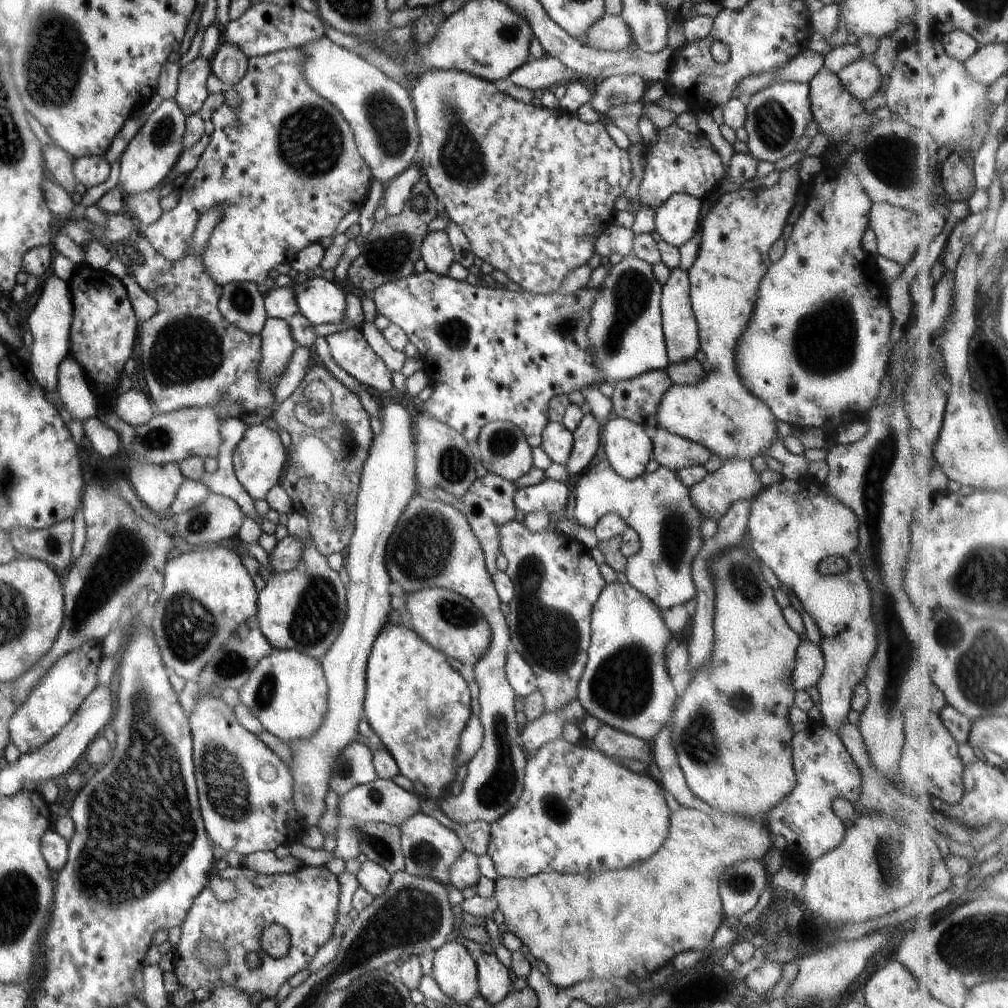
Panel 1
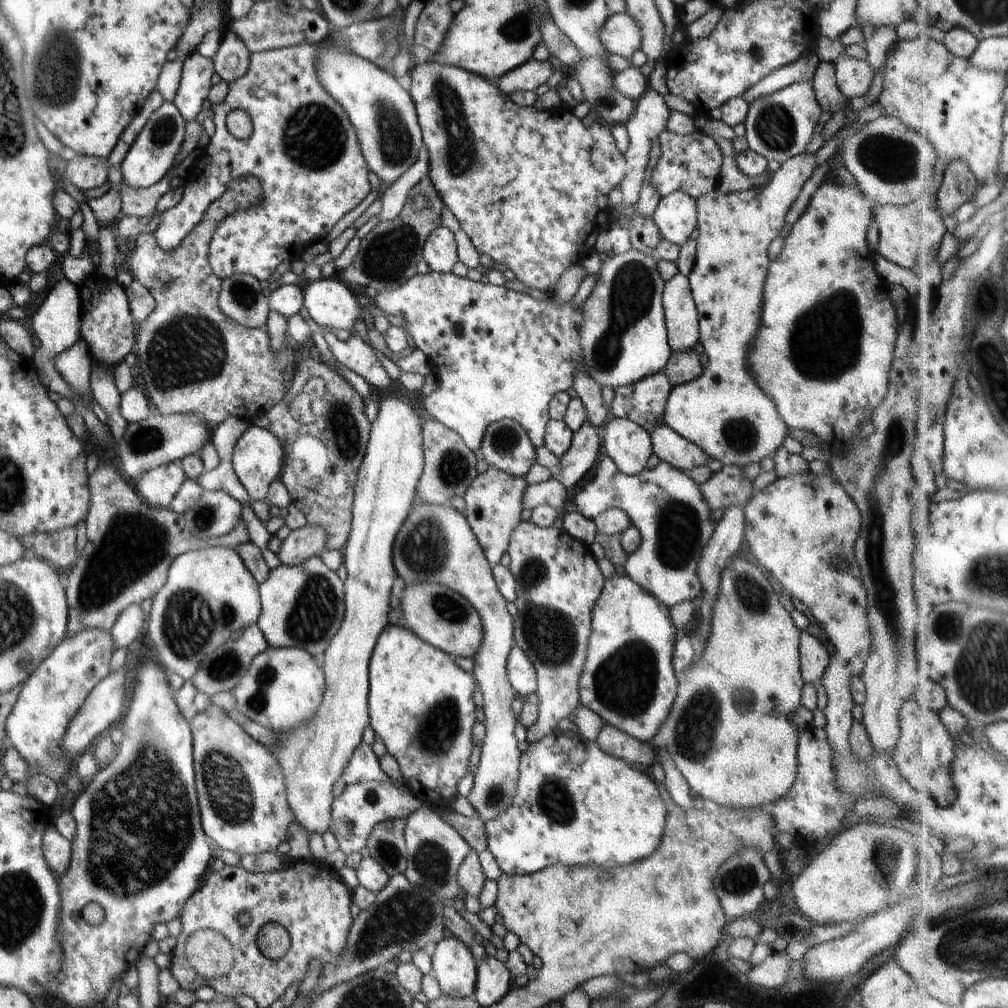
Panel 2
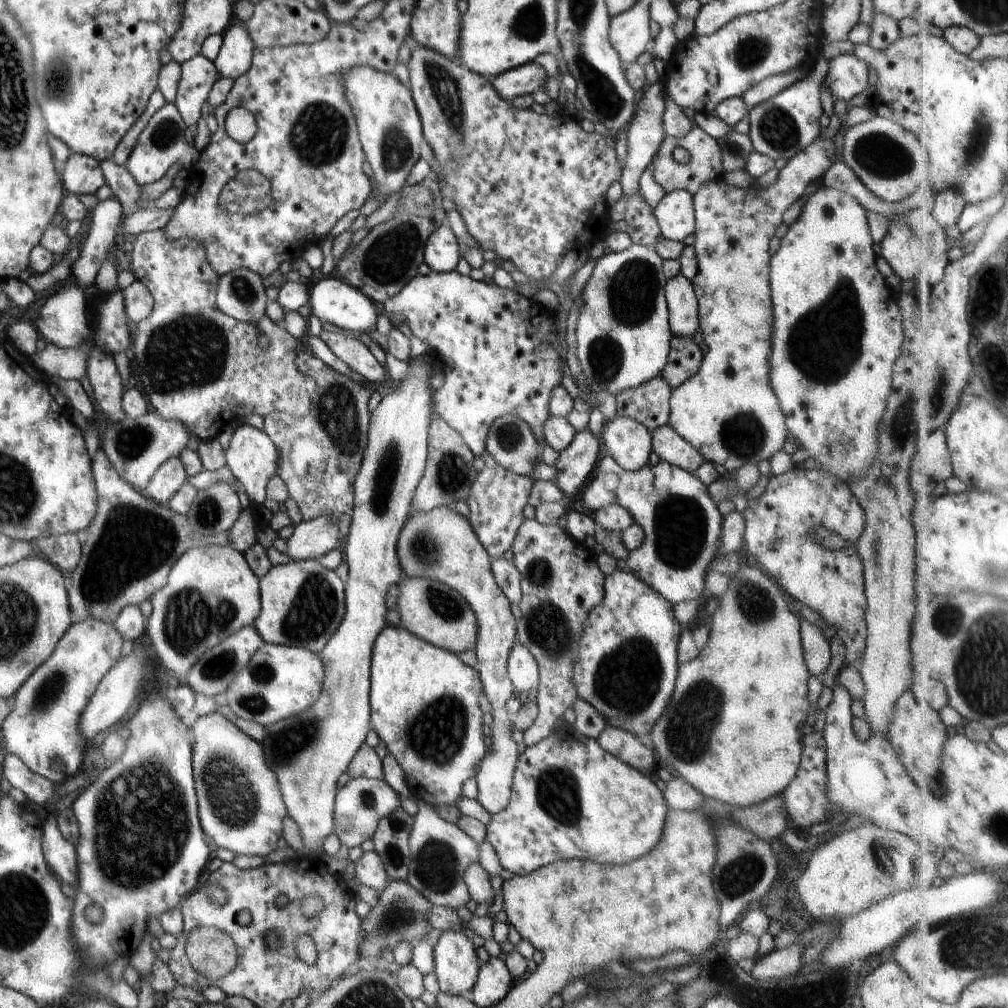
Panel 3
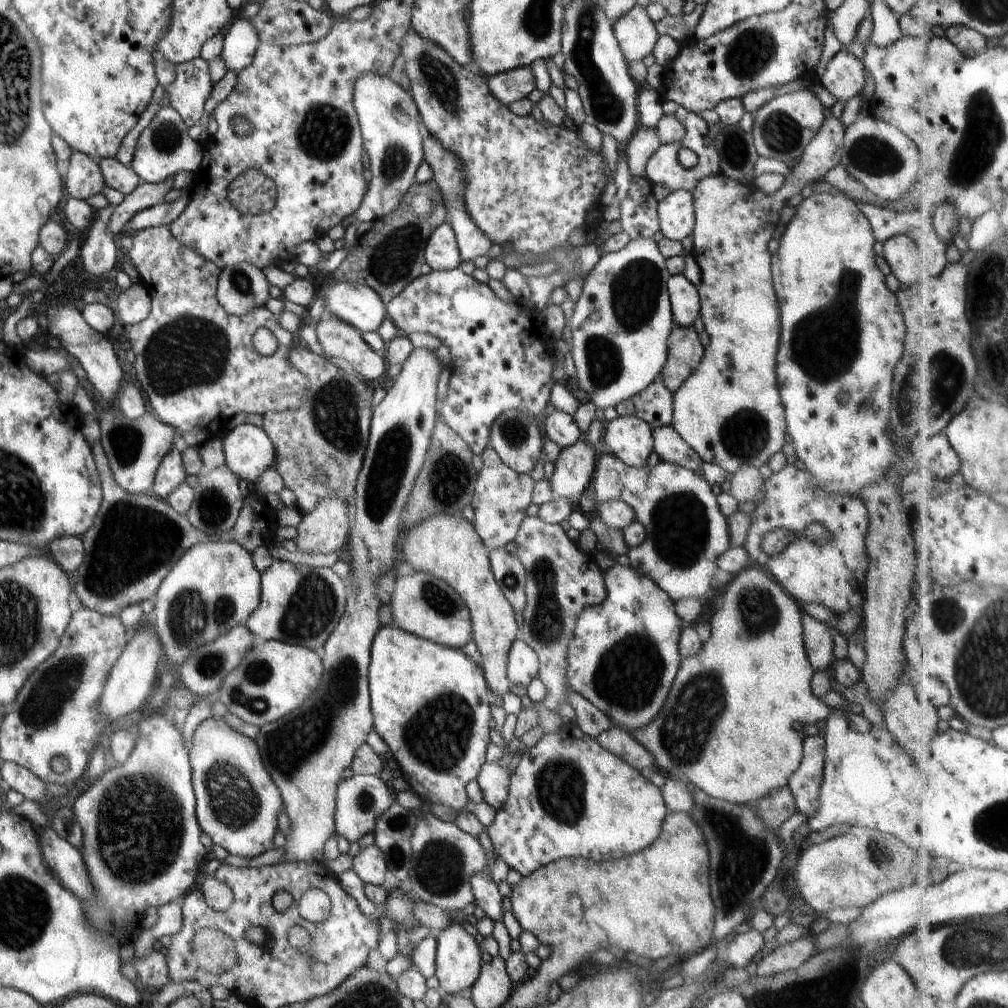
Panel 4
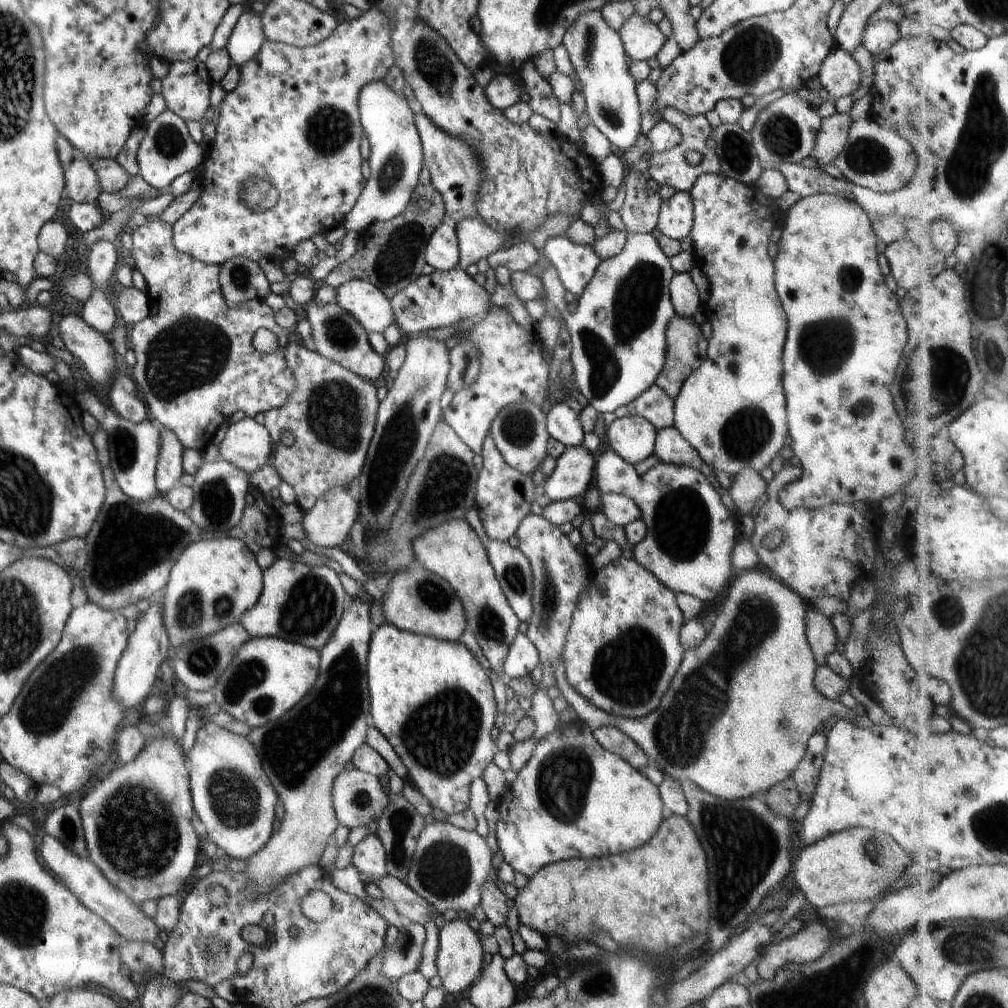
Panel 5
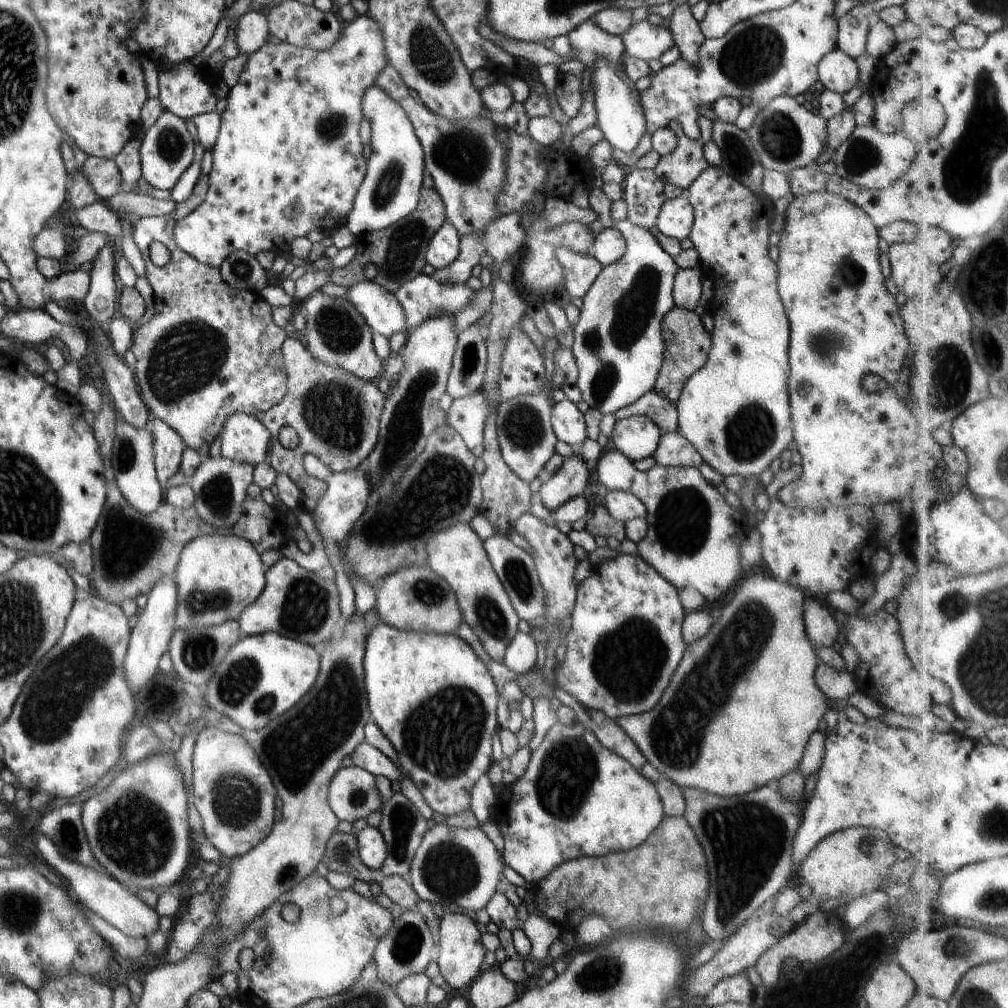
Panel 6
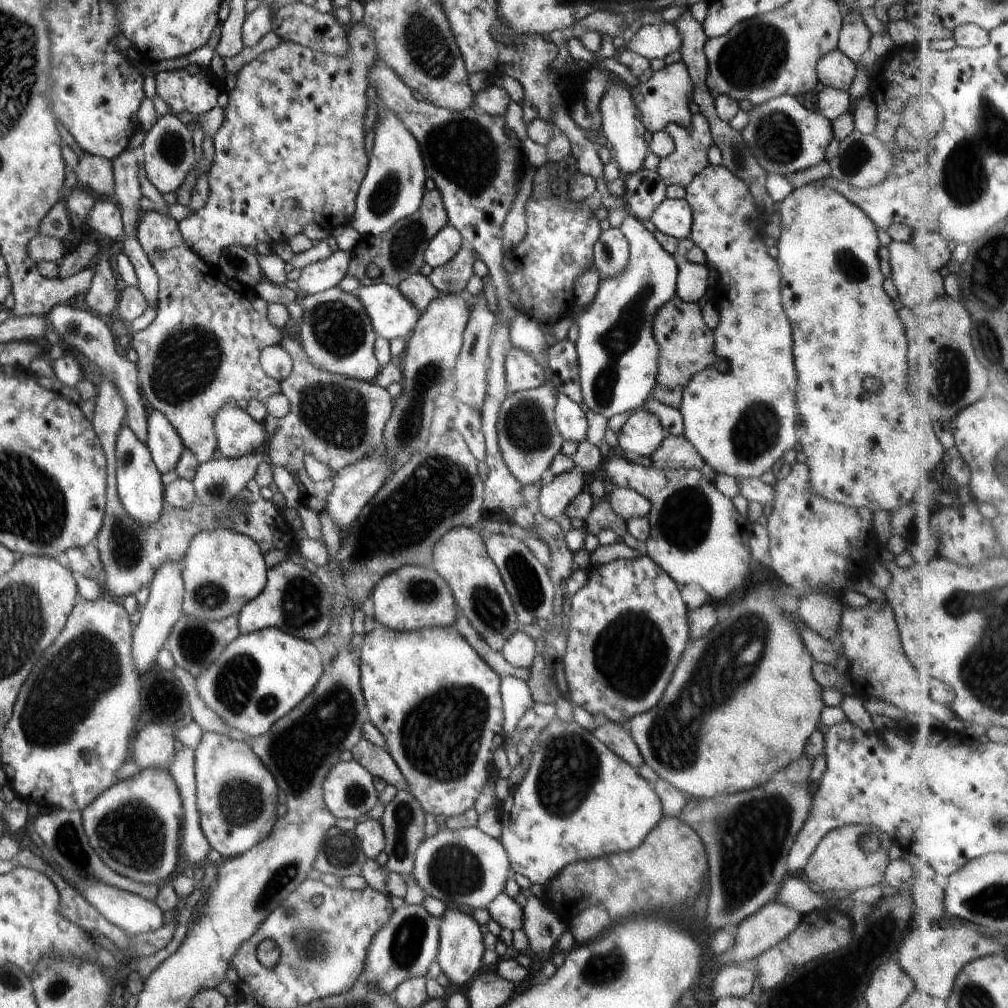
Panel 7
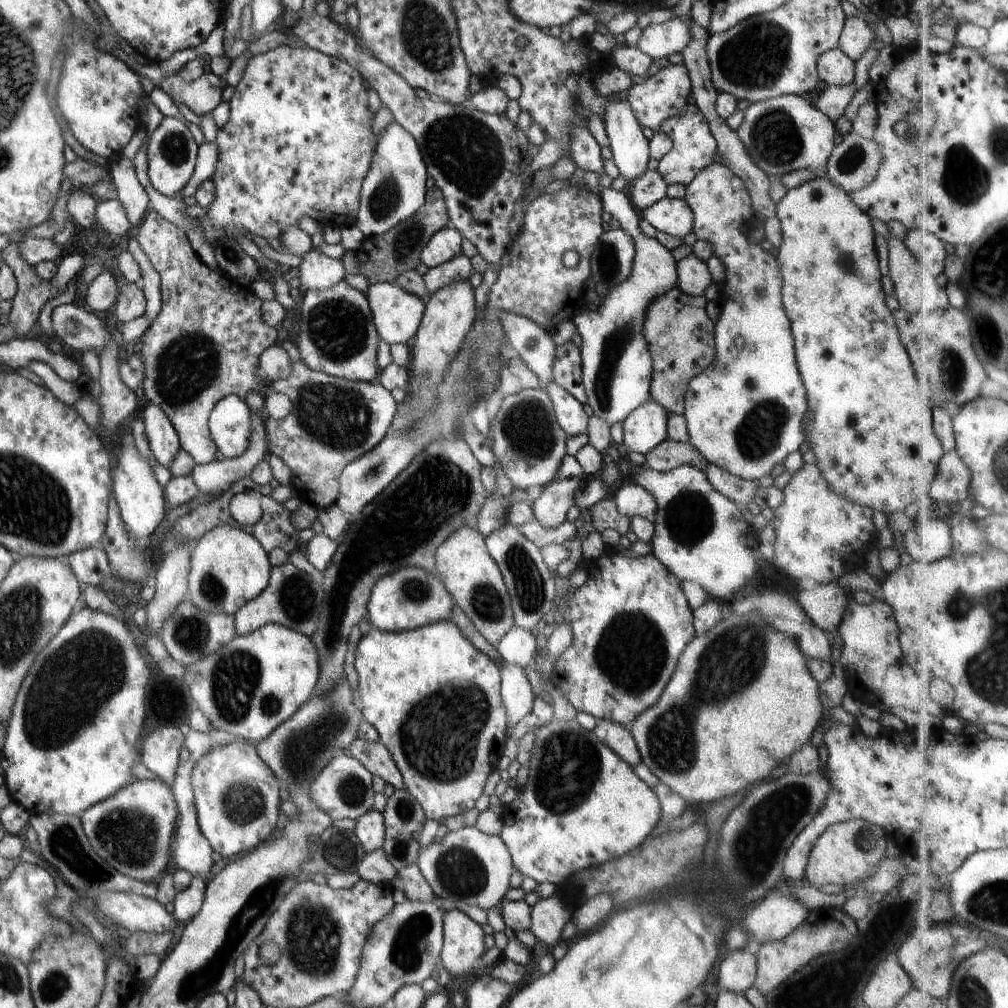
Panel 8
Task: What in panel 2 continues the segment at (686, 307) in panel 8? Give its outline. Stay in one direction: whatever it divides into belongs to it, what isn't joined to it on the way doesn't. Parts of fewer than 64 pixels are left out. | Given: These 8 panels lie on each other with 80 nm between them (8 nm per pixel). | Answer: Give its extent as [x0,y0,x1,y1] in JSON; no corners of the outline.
[663,349,703,388]

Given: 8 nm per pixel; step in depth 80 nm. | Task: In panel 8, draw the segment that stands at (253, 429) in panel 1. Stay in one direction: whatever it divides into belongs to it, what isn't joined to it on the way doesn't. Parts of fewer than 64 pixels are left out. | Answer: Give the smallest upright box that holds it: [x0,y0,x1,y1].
[208,395,252,458]

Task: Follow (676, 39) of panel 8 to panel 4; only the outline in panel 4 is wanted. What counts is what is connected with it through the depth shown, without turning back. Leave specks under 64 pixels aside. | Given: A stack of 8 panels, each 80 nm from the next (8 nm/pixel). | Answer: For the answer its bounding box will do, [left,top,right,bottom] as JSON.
[613,4,660,64]

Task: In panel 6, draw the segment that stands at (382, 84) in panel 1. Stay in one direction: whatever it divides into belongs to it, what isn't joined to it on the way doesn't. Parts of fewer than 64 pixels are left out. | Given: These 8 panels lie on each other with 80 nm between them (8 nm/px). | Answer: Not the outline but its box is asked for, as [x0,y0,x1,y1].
[346,85,425,238]

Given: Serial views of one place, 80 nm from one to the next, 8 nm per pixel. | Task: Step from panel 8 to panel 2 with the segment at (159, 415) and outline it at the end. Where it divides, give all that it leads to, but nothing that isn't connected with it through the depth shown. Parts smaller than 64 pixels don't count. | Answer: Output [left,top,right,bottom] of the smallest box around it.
[132,461,186,509]

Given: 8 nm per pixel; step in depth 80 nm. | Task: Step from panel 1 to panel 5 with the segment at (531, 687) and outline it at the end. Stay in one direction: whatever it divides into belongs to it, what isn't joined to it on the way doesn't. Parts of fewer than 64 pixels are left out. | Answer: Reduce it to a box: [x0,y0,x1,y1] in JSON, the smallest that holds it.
[502,633,539,679]

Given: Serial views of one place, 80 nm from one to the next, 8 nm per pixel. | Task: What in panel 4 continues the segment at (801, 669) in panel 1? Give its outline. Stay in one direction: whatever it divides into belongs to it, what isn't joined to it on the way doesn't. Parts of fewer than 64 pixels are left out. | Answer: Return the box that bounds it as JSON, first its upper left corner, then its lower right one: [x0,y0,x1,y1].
[802,613,835,672]

